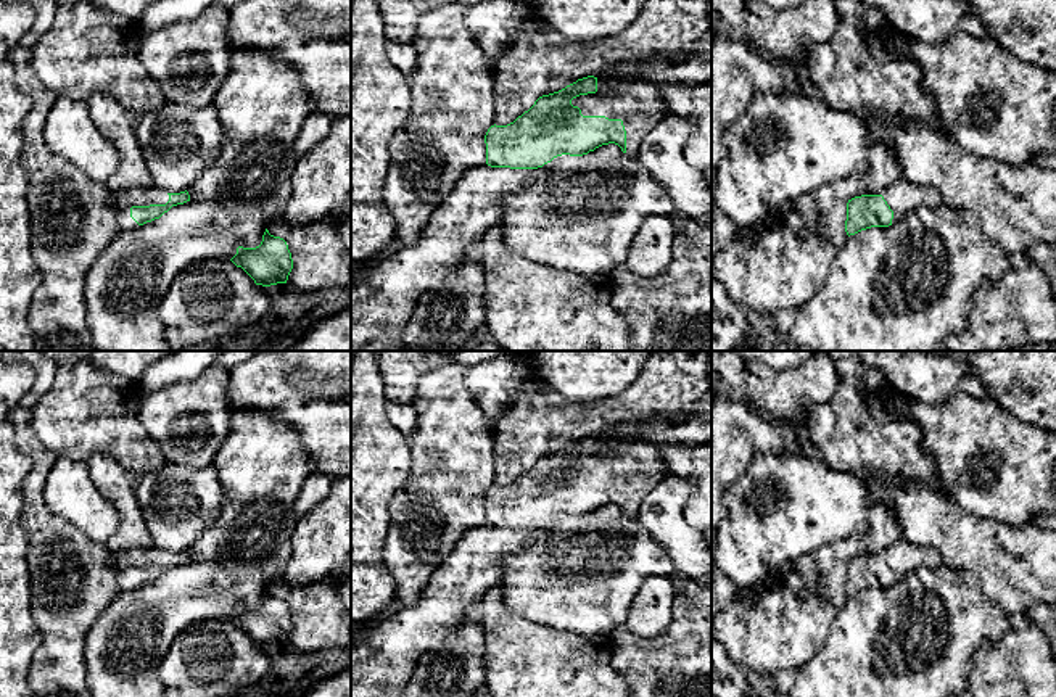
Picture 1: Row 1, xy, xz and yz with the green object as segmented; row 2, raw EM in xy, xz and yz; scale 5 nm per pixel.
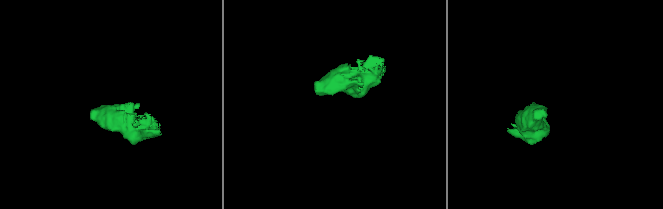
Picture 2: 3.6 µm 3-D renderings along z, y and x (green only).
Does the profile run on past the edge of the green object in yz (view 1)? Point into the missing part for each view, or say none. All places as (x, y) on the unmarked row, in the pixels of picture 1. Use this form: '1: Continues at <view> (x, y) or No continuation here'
1: Continues at yz (903, 557)

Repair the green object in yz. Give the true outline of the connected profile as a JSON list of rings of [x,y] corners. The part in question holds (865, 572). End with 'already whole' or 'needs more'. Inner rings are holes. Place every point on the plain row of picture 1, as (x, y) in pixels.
[[[903,539],[881,555],[861,555],[848,560],[845,592],[850,597],[871,588],[889,588],[895,575],[905,578],[919,567],[942,565],[943,559],[938,551]]]; needs more

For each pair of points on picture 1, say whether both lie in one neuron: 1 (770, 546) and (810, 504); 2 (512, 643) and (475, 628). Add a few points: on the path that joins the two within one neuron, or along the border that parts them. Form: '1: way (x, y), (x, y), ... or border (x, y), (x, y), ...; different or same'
1: way (778, 536), (800, 514); same
2: border (478, 620), (485, 646); different

